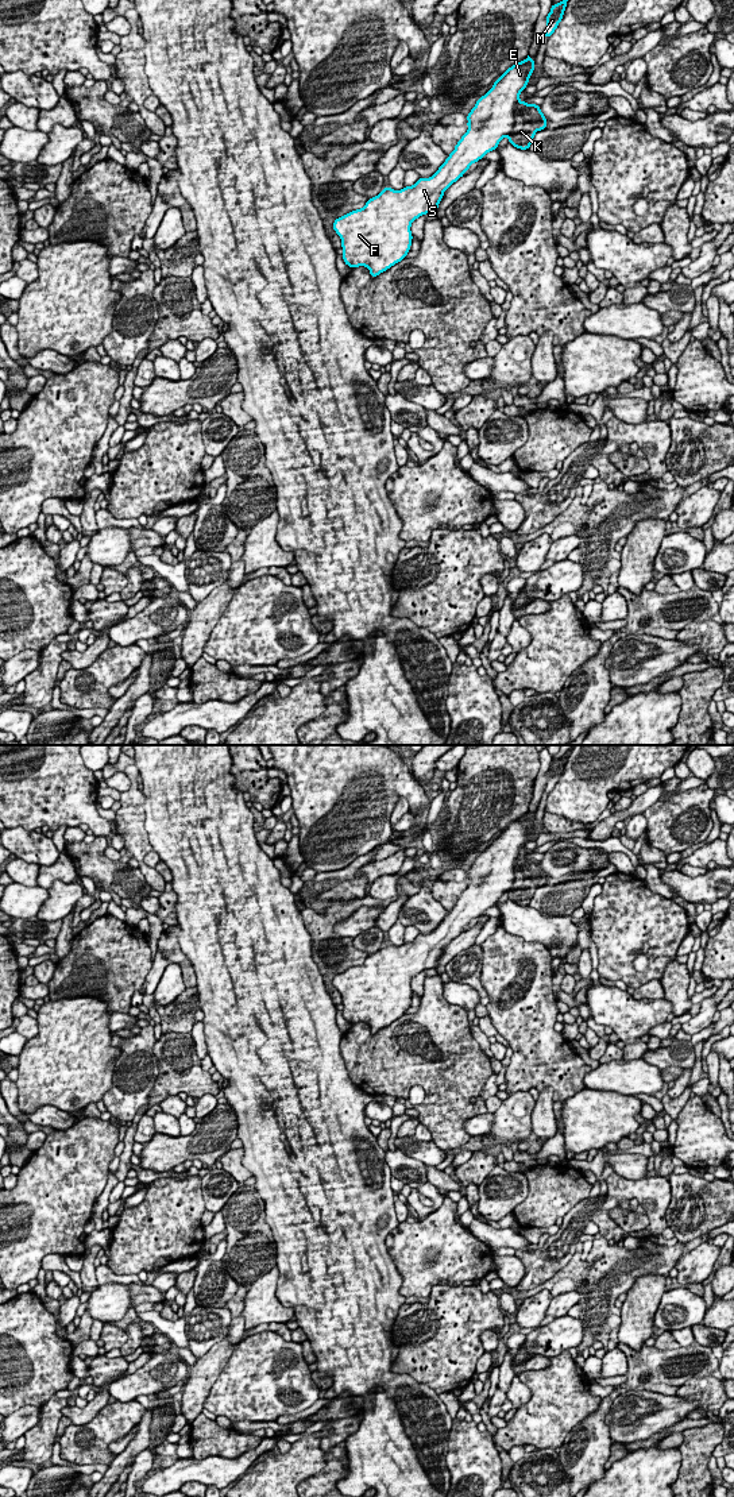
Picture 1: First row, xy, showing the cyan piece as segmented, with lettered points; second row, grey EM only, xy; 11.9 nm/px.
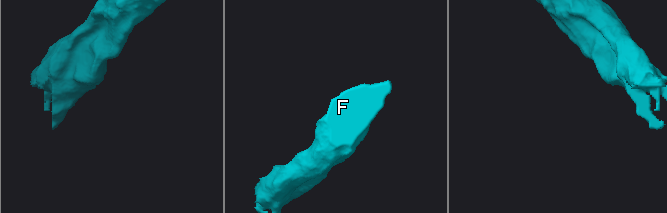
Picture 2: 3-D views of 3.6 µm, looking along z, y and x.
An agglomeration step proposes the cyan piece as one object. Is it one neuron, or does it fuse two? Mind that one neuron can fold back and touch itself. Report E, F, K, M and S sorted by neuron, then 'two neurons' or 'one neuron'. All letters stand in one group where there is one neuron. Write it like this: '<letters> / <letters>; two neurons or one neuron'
E F M S / K; two neurons

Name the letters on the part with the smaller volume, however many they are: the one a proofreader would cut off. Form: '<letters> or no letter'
K

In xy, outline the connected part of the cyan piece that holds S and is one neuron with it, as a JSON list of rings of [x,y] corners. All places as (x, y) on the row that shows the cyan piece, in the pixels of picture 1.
[[[528,55],[526,59],[510,66],[494,81],[492,88],[478,99],[467,115],[468,131],[432,177],[420,177],[413,186],[403,186],[401,190],[386,186],[378,196],[368,198],[362,209],[351,211],[333,221],[332,227],[341,239],[344,250],[341,256],[347,266],[351,269],[364,266],[370,270],[371,278],[375,278],[406,258],[413,240],[412,223],[422,215],[437,212],[444,192],[461,178],[472,163],[494,151],[499,142],[513,132],[514,108],[534,69],[534,58]]]

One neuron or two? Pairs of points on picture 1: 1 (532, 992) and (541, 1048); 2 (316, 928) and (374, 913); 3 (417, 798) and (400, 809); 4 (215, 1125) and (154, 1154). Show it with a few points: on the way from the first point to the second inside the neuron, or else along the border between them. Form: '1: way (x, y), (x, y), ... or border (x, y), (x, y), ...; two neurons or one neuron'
1: way (532, 1006), (533, 1034); one neuron
2: border (364, 905), (340, 919), (335, 925), (333, 932); two neurons
3: border (409, 802), (400, 799), (389, 817); two neurons
4: way (200, 1139), (193, 1146), (169, 1152); one neuron

